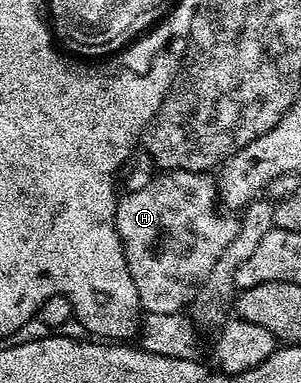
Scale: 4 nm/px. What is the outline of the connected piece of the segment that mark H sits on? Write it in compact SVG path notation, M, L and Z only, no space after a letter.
M168 170L145 182L139 190L119 197L114 226L122 241L128 272L136 284L138 305L146 314L185 311L204 280L208 280L208 272L212 272L224 248L228 248L236 236L239 219L220 209L218 184L210 177L209 173L197 170Z

